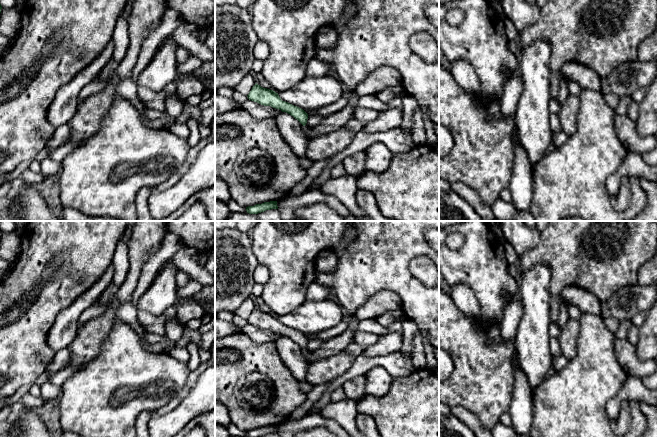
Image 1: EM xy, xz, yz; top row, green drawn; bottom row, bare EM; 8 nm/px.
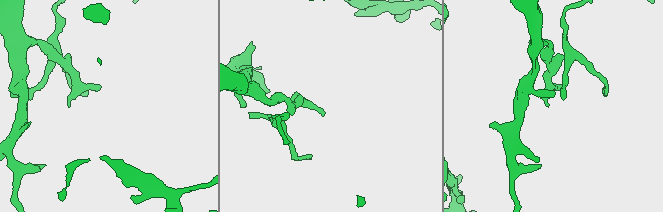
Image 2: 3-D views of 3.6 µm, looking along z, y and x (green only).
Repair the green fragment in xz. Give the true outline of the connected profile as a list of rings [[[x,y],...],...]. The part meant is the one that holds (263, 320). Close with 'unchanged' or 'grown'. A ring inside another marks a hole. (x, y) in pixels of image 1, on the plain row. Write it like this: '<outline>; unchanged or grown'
[[[256,307],[252,311],[247,321],[249,324],[257,326],[261,329],[271,330],[273,332],[281,334],[282,336],[290,338],[303,349],[305,357],[311,355],[312,351],[306,348],[308,338],[303,333],[294,330],[288,326],[282,325],[278,317],[276,317],[275,315],[263,312]]]; grown

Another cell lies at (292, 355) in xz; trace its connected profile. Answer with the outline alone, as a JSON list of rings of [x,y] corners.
[[[286,336],[276,340],[275,345],[280,358],[293,376],[300,382],[306,382],[310,363],[306,360],[303,349]]]

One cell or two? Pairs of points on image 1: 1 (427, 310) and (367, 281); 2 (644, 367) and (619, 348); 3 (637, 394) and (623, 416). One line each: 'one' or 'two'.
1: one
2: one
3: two

